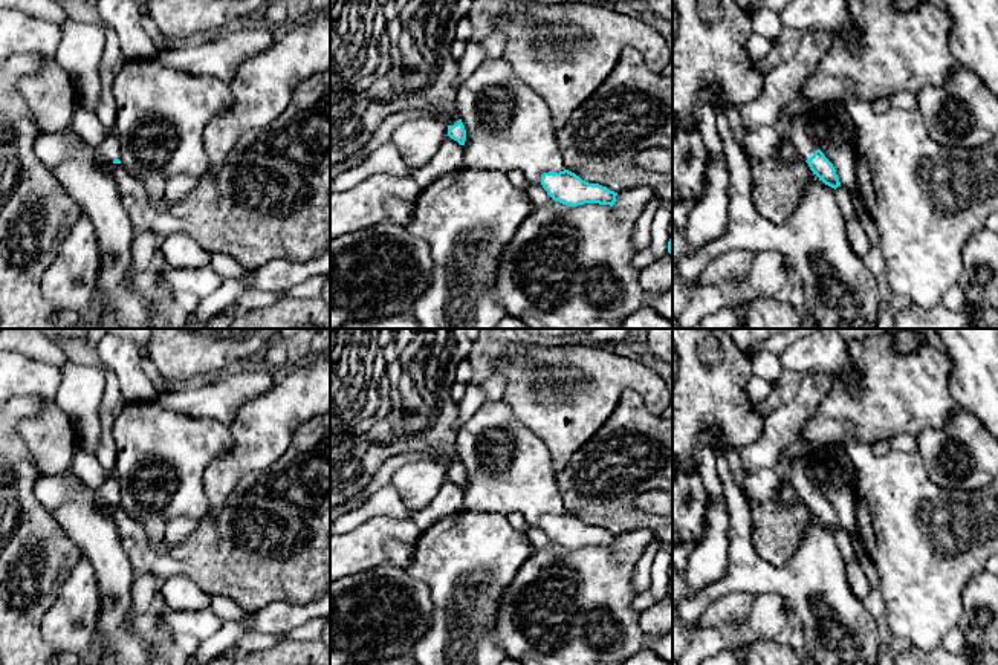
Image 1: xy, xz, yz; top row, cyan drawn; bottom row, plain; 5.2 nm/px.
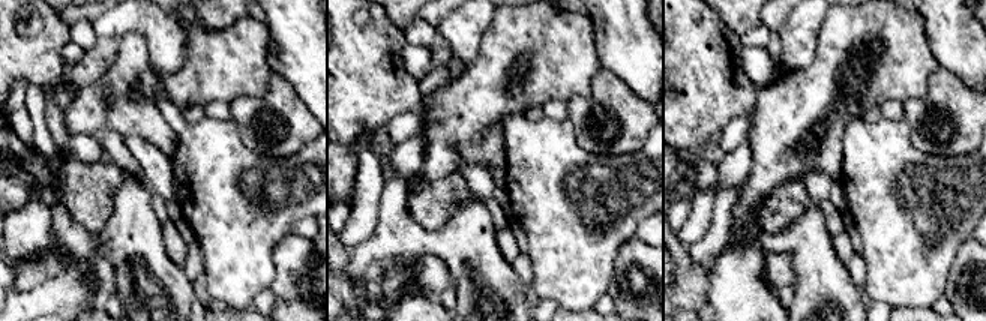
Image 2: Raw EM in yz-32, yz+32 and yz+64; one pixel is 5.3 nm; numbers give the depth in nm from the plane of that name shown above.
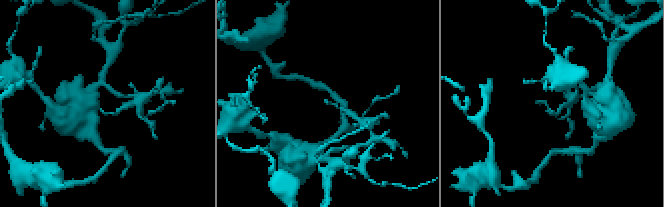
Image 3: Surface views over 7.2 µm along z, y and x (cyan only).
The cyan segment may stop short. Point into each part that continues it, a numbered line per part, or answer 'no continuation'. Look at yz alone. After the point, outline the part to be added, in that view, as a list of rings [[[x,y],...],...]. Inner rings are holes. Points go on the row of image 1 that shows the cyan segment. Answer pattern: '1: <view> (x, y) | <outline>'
1: yz (806, 147) | [[[795,125],[795,127],[789,128],[787,133],[789,133],[790,139],[793,141],[793,144],[796,145],[801,159],[807,161],[815,154],[816,147],[807,138],[805,131],[801,127]]]

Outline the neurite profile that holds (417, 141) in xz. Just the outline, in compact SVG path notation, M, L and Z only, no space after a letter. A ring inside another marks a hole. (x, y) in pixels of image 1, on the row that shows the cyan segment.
M426 116L400 124L390 141L405 164L419 170L437 153L446 136L448 124L437 116Z

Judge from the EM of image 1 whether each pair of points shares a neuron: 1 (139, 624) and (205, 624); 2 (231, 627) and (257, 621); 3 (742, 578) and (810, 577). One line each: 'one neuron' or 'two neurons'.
1: one neuron
2: one neuron
3: one neuron

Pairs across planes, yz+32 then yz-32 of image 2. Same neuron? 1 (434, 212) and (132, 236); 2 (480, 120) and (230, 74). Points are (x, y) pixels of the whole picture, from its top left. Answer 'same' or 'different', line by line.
1: different
2: same

